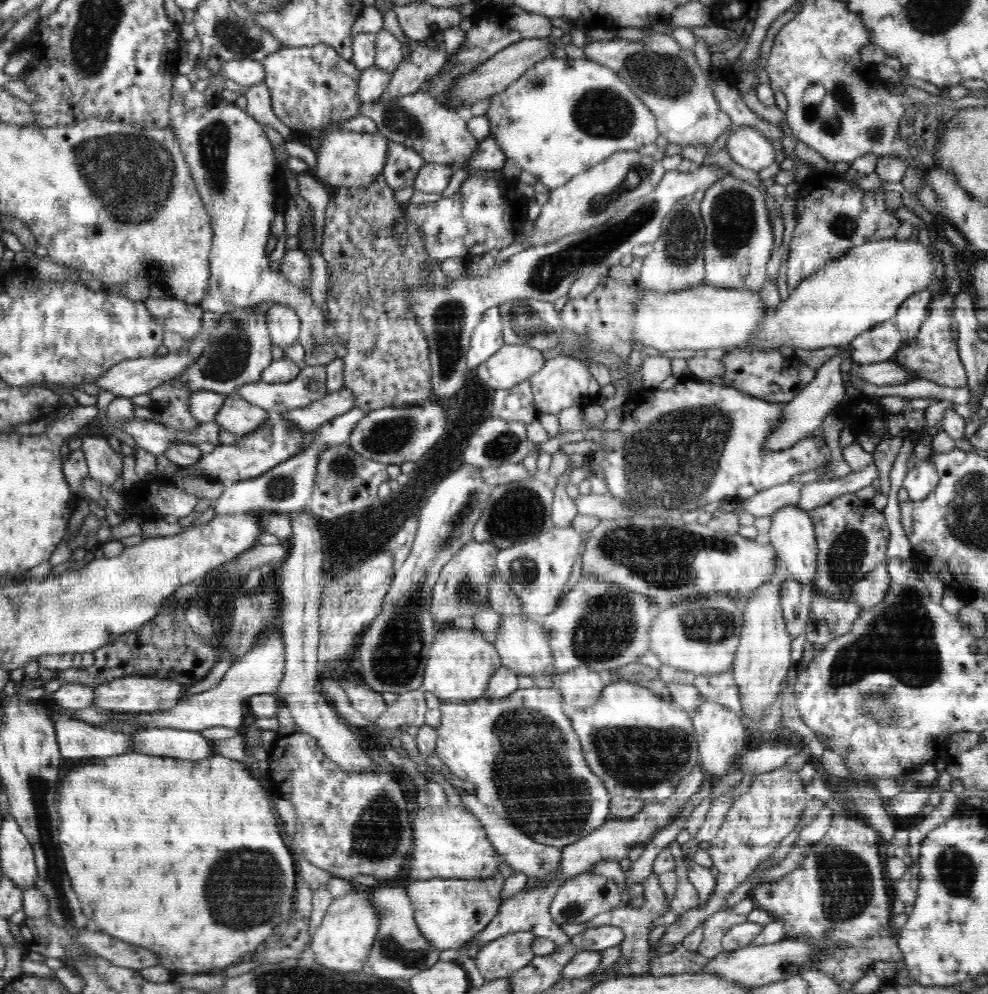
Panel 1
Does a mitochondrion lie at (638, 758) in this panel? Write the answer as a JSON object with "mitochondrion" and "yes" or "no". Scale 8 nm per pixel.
{"mitochondrion":"yes"}

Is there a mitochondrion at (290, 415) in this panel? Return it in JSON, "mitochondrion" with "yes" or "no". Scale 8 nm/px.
{"mitochondrion":"no"}

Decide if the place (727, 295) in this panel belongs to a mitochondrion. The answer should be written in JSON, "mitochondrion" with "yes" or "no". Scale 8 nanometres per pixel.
{"mitochondrion":"no"}

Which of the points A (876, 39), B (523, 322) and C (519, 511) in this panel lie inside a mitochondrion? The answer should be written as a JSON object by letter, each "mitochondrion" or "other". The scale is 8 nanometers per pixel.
{"A":"other","B":"mitochondrion","C":"mitochondrion"}

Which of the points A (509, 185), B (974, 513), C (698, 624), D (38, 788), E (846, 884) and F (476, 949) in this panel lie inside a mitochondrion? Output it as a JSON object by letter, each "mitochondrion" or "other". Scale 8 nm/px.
{"A":"other","B":"mitochondrion","C":"mitochondrion","D":"mitochondrion","E":"mitochondrion","F":"other"}

